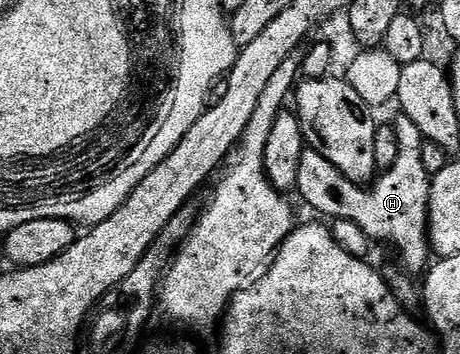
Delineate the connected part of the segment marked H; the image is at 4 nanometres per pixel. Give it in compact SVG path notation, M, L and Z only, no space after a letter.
M397 115L392 125L398 138L400 151L398 160L388 170L383 171L365 189L361 183L346 180L326 156L305 149L298 168L296 190L304 197L304 202L312 210L325 214L328 220L352 220L362 228L362 232L373 243L385 242L400 253L399 265L409 275L427 271L430 266L430 247L428 244L428 201L432 179L422 165L422 144L418 128L409 117Z

